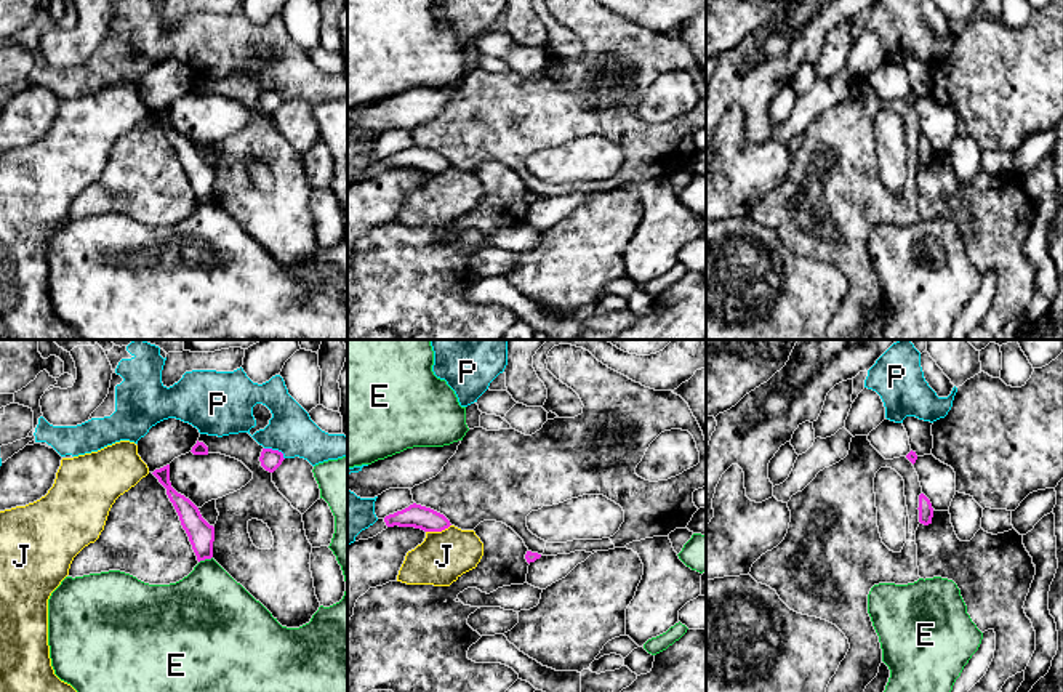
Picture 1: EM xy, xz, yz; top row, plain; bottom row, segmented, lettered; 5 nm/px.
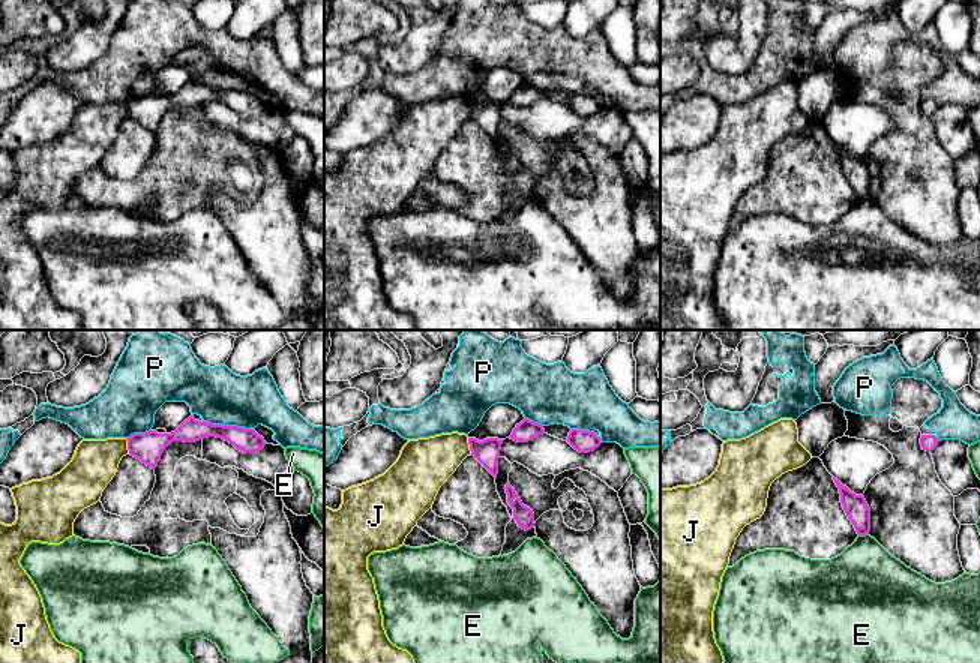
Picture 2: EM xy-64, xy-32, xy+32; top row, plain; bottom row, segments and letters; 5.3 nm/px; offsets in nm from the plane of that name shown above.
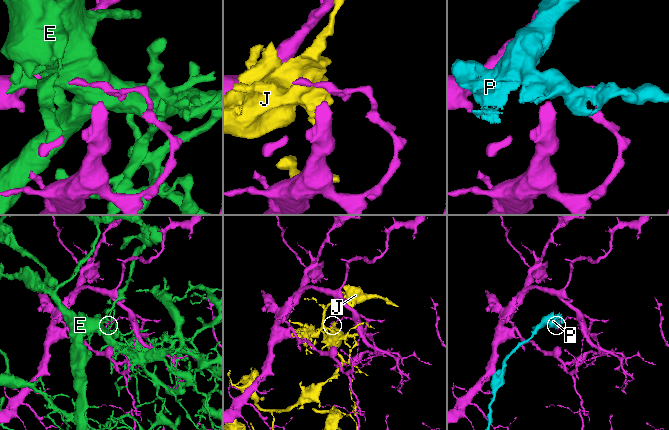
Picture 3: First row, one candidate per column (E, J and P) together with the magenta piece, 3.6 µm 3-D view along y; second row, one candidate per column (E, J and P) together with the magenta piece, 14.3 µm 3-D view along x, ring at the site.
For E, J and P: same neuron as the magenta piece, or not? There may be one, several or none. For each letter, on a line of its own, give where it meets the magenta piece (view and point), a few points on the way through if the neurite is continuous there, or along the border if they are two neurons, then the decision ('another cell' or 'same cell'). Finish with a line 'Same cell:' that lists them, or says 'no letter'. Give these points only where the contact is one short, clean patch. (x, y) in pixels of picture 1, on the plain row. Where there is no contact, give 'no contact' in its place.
E: xy (205, 199) | another cell
J: xz (437, 172) | another cell
P: xy (276, 92) | another cell
Same cell: no letter

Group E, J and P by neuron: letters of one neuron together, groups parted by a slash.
E / J / P

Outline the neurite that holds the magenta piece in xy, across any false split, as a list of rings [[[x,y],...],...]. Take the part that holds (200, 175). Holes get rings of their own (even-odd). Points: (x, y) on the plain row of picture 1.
[[[170,106],[152,114],[166,130],[166,136],[173,144],[181,167],[186,171],[197,202],[213,199],[215,168],[210,167],[200,155],[199,149],[184,136],[178,135],[170,123]]]

